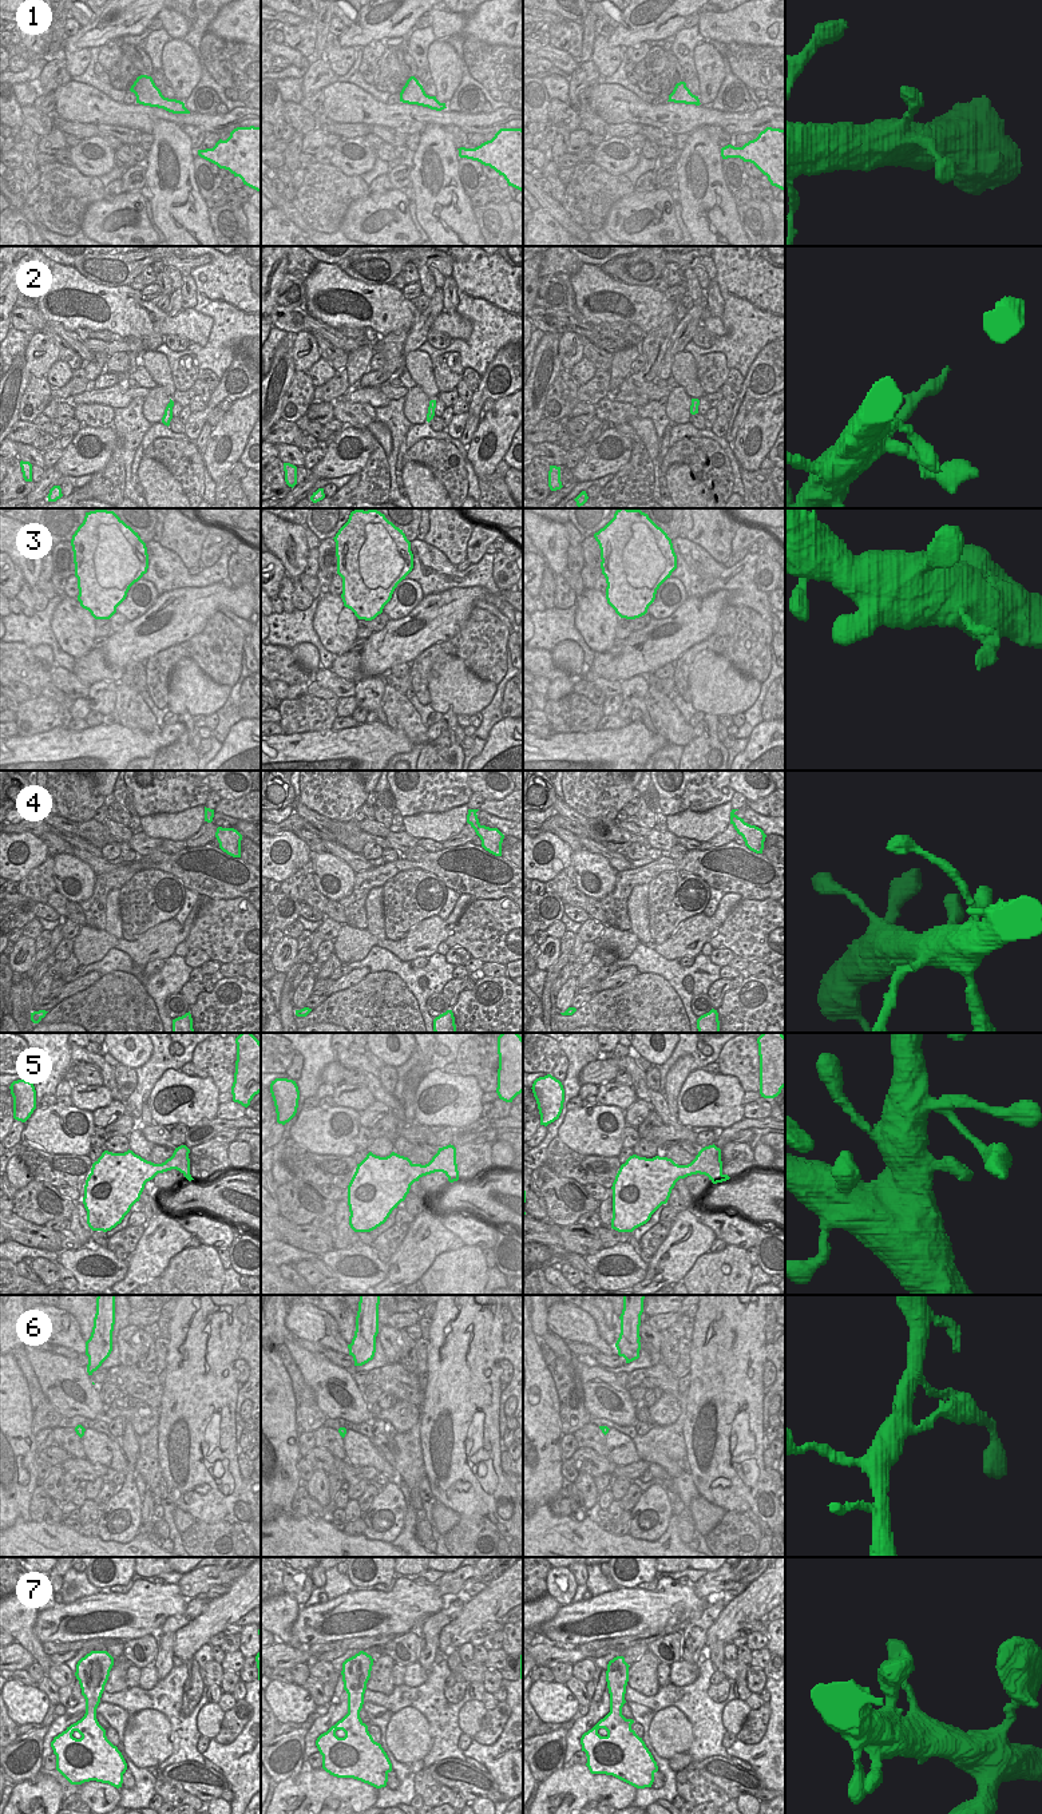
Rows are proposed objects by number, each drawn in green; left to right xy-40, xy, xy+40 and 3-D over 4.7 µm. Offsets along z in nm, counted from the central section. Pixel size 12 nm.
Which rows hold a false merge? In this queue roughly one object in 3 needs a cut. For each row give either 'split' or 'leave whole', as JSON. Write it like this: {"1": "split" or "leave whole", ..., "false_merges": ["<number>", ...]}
{"1": "leave whole", "2": "leave whole", "3": "leave whole", "4": "split", "5": "leave whole", "6": "leave whole", "7": "leave whole", "false_merges": ["4"]}

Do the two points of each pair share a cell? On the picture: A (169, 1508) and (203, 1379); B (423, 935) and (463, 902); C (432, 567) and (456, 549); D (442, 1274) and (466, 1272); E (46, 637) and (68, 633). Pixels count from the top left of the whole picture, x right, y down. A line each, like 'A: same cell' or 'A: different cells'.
A: different cells
B: same cell
C: different cells
D: same cell
E: different cells

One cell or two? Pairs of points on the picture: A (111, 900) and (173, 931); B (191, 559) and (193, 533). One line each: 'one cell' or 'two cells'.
A: two cells
B: one cell

